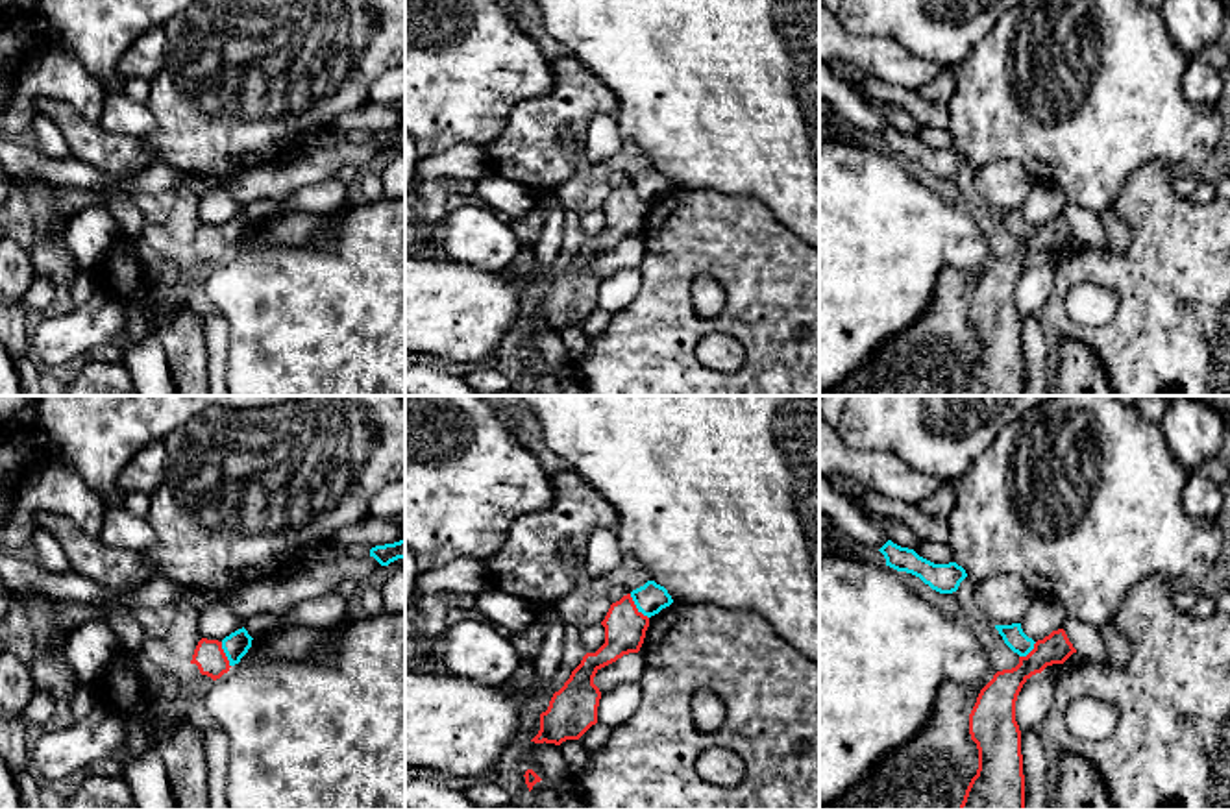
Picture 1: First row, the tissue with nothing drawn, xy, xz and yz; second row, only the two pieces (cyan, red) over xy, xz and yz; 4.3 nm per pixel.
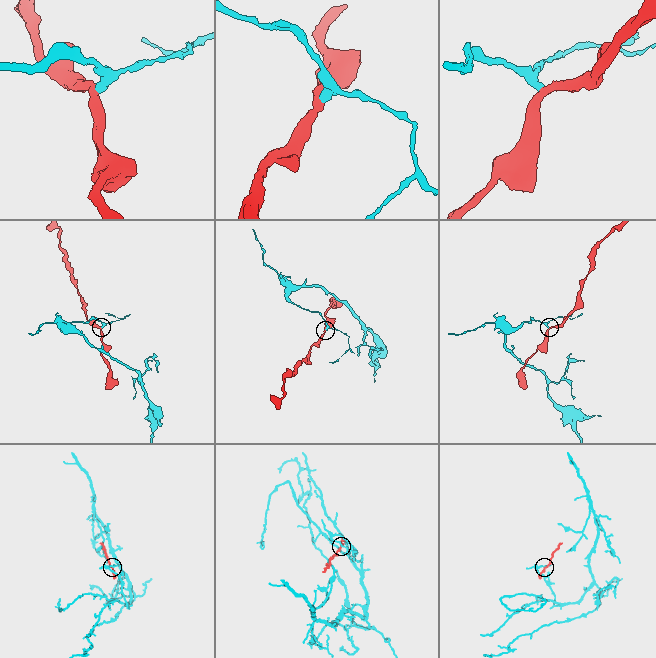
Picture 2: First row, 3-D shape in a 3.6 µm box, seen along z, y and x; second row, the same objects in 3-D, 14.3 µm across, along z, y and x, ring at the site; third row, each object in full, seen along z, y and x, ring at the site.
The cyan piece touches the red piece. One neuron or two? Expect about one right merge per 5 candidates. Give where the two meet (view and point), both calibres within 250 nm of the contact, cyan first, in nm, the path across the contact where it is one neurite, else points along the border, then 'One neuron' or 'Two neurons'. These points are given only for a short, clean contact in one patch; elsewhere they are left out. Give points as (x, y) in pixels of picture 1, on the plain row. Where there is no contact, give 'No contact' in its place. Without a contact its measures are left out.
Touches cyan at xz (637, 193). Thickness 140 nm (cyan) against 180 nm. Boundary: xz (629, 180), (648, 204). Two neurons

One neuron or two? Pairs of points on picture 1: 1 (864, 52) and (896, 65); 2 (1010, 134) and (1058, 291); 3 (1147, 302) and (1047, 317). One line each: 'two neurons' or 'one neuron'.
1: one neuron
2: two neurons
3: one neuron

